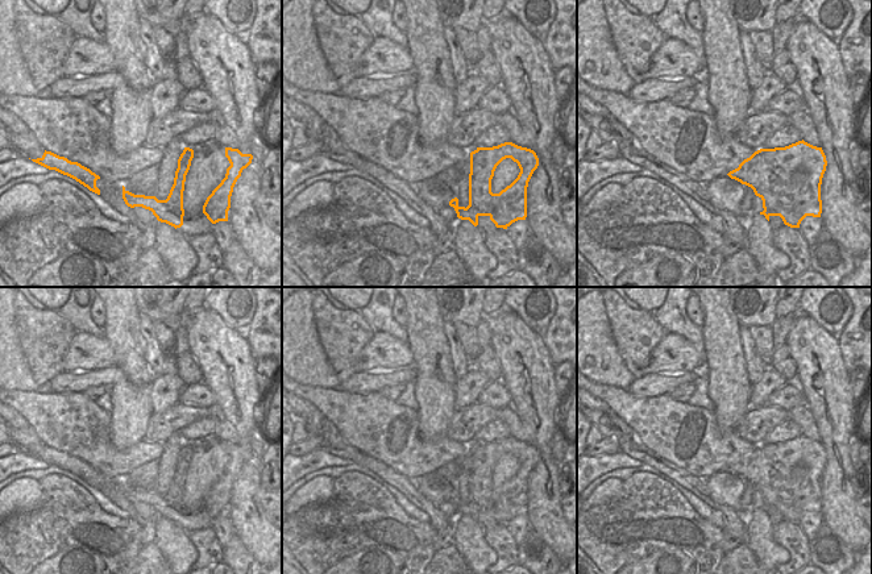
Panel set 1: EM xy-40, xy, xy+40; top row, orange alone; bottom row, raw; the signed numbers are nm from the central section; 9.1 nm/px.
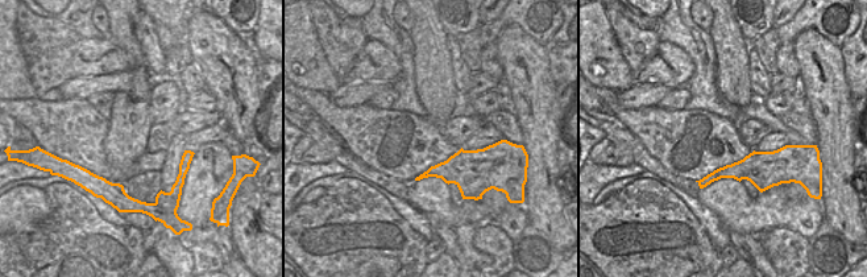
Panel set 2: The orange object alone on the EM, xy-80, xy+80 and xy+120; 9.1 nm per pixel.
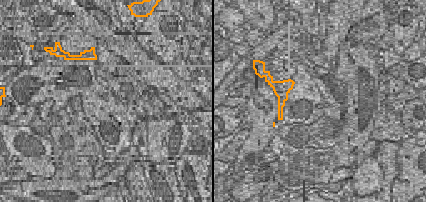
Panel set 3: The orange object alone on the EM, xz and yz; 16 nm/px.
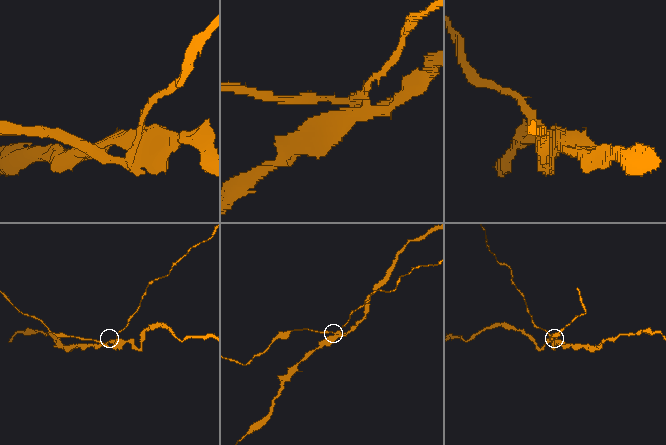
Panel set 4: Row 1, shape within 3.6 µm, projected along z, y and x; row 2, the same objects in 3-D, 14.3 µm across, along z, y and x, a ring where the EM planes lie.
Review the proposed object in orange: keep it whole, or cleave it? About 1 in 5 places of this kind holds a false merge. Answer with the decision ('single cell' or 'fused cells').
fused cells

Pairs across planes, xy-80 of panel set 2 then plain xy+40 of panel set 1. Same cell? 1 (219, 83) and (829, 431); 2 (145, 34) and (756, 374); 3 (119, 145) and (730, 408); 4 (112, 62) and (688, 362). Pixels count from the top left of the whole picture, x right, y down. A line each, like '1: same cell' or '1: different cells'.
1: same cell
2: same cell
3: same cell
4: same cell

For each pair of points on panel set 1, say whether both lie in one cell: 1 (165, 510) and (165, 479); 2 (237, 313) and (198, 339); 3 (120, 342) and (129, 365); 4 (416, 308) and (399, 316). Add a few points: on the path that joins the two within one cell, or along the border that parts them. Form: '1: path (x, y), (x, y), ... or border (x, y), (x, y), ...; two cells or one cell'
1: border (154, 490), (161, 495); two cells
2: border (204, 306), (214, 310), (228, 325), (243, 332); two cells
3: path (125, 348), (129, 352), (129, 360); one cell
4: border (403, 300), (406, 325); two cells

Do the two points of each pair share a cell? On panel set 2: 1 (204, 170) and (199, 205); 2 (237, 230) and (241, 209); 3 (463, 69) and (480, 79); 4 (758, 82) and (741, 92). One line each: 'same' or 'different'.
1: same
2: same
3: different
4: different

